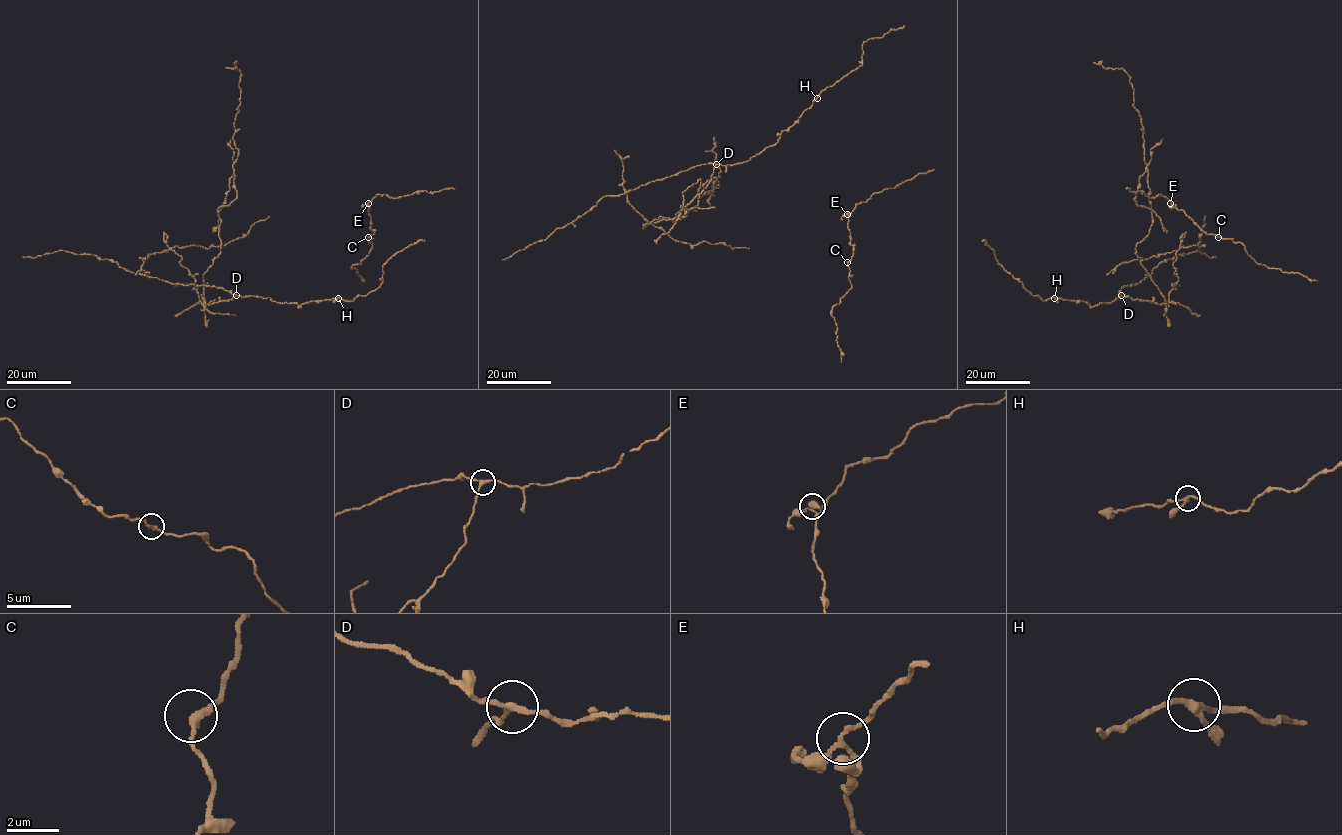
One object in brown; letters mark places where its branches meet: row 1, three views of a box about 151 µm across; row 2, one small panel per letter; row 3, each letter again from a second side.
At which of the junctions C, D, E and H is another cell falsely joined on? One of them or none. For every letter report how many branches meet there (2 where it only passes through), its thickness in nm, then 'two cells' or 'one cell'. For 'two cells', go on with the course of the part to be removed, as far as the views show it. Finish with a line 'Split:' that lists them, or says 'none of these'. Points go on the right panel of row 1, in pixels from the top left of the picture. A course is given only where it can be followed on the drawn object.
C: 2 | 240 nm | one cell
D: 3 | 200 nm | two cells | (1121, 295), (1165, 302), (1136, 253), (1153, 217), (1134, 89), (1122, 68), (1093, 62)
E: 3 | 160 nm | one cell
H: 3 | 180 nm | one cell
Split: D

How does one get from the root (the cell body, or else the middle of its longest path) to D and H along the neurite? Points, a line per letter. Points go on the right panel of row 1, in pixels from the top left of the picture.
D: (1177, 251), (1173, 266), (1179, 281), (1169, 294), (1166, 304), (1121, 295)
H: (1177, 251), (1173, 266), (1179, 281), (1166, 304), (1121, 295), (1091, 306), (1082, 301), (1054, 298)

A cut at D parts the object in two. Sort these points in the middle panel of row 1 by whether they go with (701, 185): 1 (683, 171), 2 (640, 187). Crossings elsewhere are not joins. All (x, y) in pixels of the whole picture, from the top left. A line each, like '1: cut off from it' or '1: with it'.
1: cut off from it
2: cut off from it

